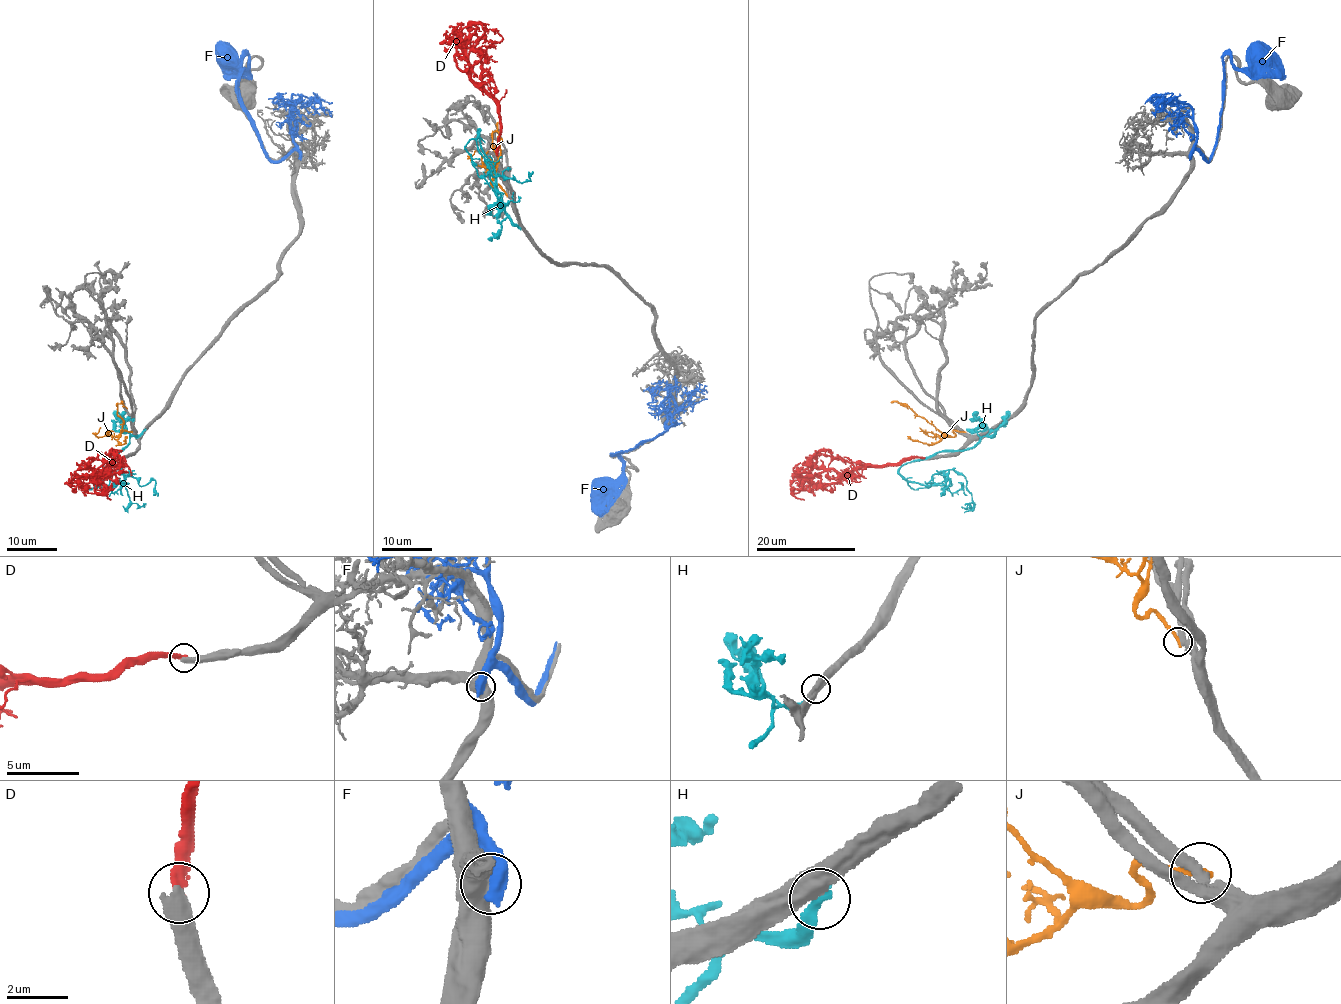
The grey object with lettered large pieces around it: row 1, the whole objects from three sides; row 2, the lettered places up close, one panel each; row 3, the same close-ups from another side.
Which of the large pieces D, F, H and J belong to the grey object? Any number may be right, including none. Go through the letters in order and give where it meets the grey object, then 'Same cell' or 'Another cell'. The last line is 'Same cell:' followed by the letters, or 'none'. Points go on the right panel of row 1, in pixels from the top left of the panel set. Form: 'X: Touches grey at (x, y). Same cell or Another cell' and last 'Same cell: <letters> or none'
D: Touches grey at (923, 458). Another cell
F: Touches grey at (1190, 156). Another cell
H: Touches grey at (996, 430). Another cell
J: Touches grey at (963, 432). Another cell
Same cell: none

